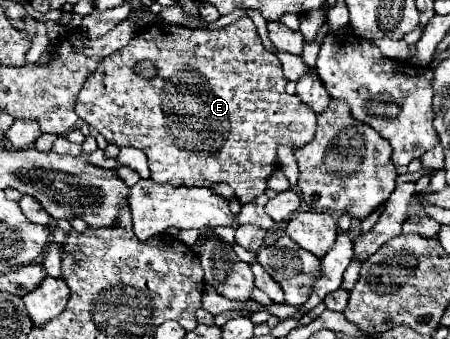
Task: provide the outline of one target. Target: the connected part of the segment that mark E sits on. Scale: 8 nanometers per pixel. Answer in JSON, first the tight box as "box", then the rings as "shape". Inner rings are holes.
{"box":[75,16,317,204],"shape":[[[243,16],[239,20],[235,20],[233,24],[225,26],[225,28],[219,28],[219,30],[189,30],[189,28],[183,28],[183,26],[169,26],[169,24],[153,24],[147,32],[141,32],[137,34],[125,48],[117,50],[115,54],[103,58],[103,62],[99,62],[95,74],[87,80],[85,88],[79,92],[77,96],[77,104],[75,104],[75,112],[77,116],[87,122],[89,126],[93,126],[109,144],[117,144],[119,148],[123,146],[133,146],[133,148],[139,148],[141,152],[145,152],[147,156],[147,162],[149,162],[149,170],[151,170],[151,180],[157,182],[157,184],[171,184],[171,186],[215,186],[219,182],[225,182],[229,184],[239,202],[241,204],[247,204],[251,202],[255,196],[259,196],[261,192],[267,190],[267,178],[271,176],[271,172],[277,168],[277,148],[281,144],[297,150],[301,146],[305,146],[307,142],[311,142],[311,138],[315,136],[315,126],[317,126],[317,120],[315,120],[315,112],[303,104],[297,96],[289,96],[285,92],[285,84],[287,80],[283,78],[283,72],[281,72],[281,62],[277,60],[277,56],[269,56],[267,50],[263,48],[259,36],[257,36],[257,30],[255,30],[255,24]],[[139,60],[153,60],[159,68],[159,74],[151,80],[145,80],[145,78],[139,78],[135,72],[133,72],[133,66],[139,62]]]}

